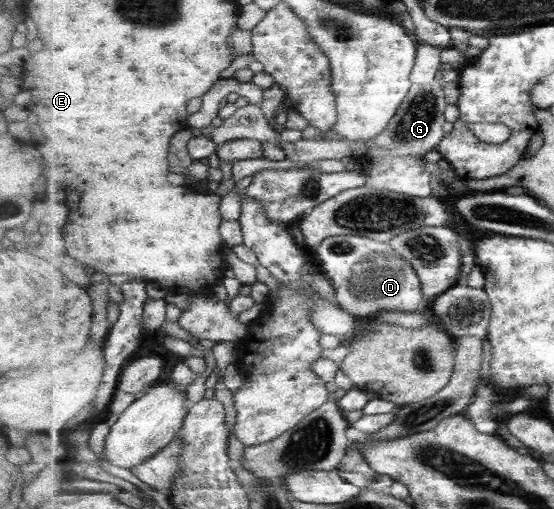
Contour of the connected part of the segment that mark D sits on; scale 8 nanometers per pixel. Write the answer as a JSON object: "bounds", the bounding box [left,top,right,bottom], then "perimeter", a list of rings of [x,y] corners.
{"bounds":[314,236,426,321],"perimeter":[[[330,236],[314,253],[320,272],[333,286],[340,308],[366,321],[382,312],[416,312],[426,299],[416,269],[390,243],[364,236]]]}

